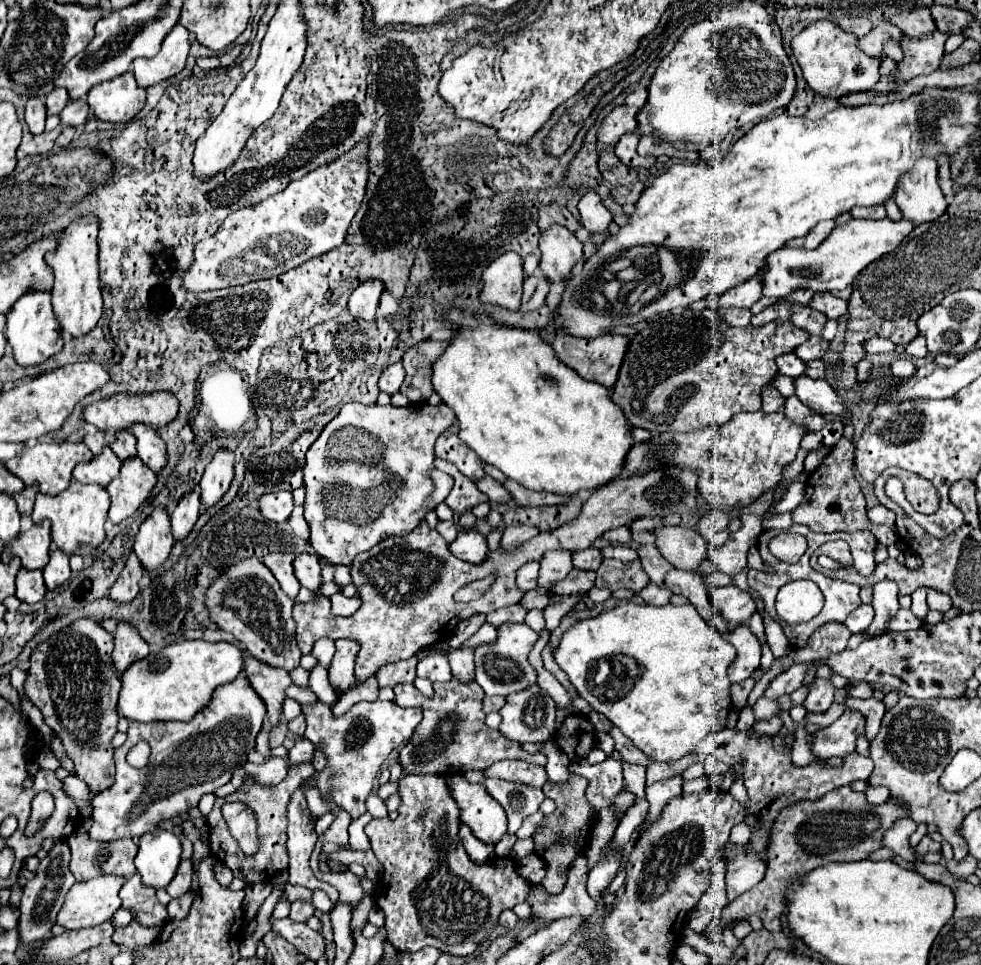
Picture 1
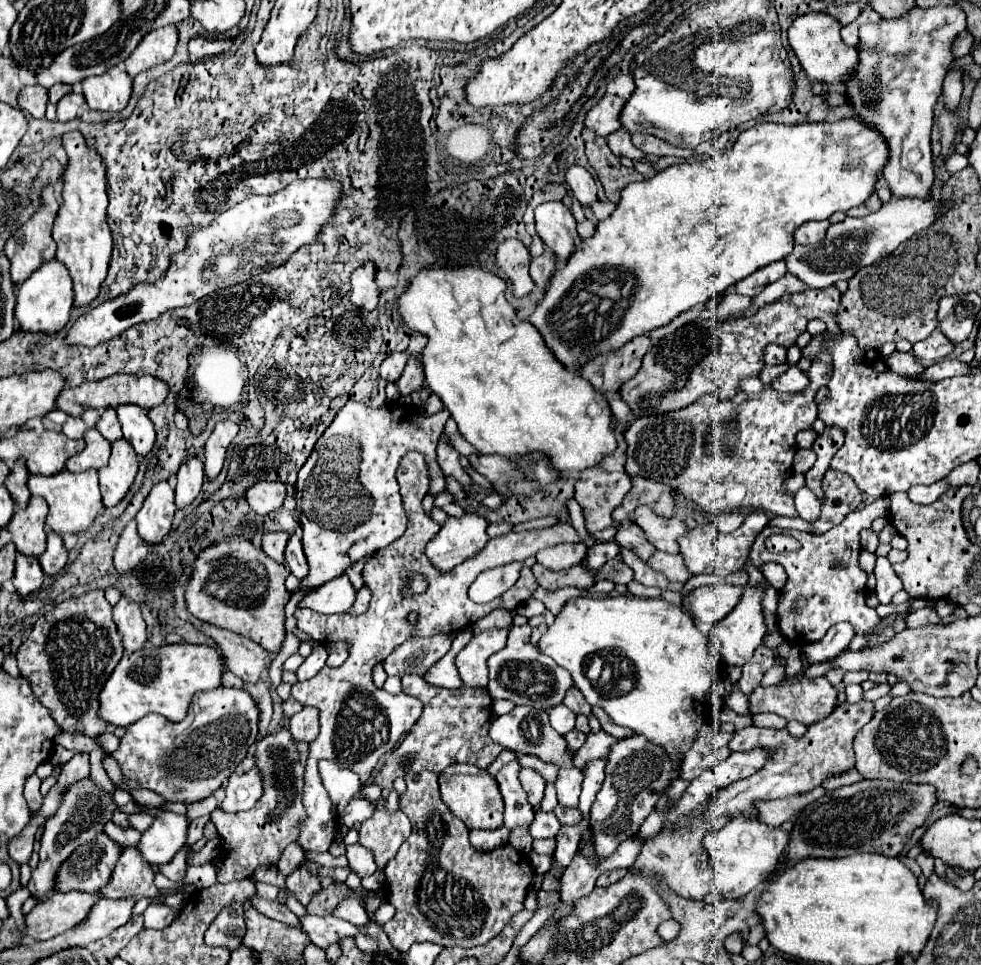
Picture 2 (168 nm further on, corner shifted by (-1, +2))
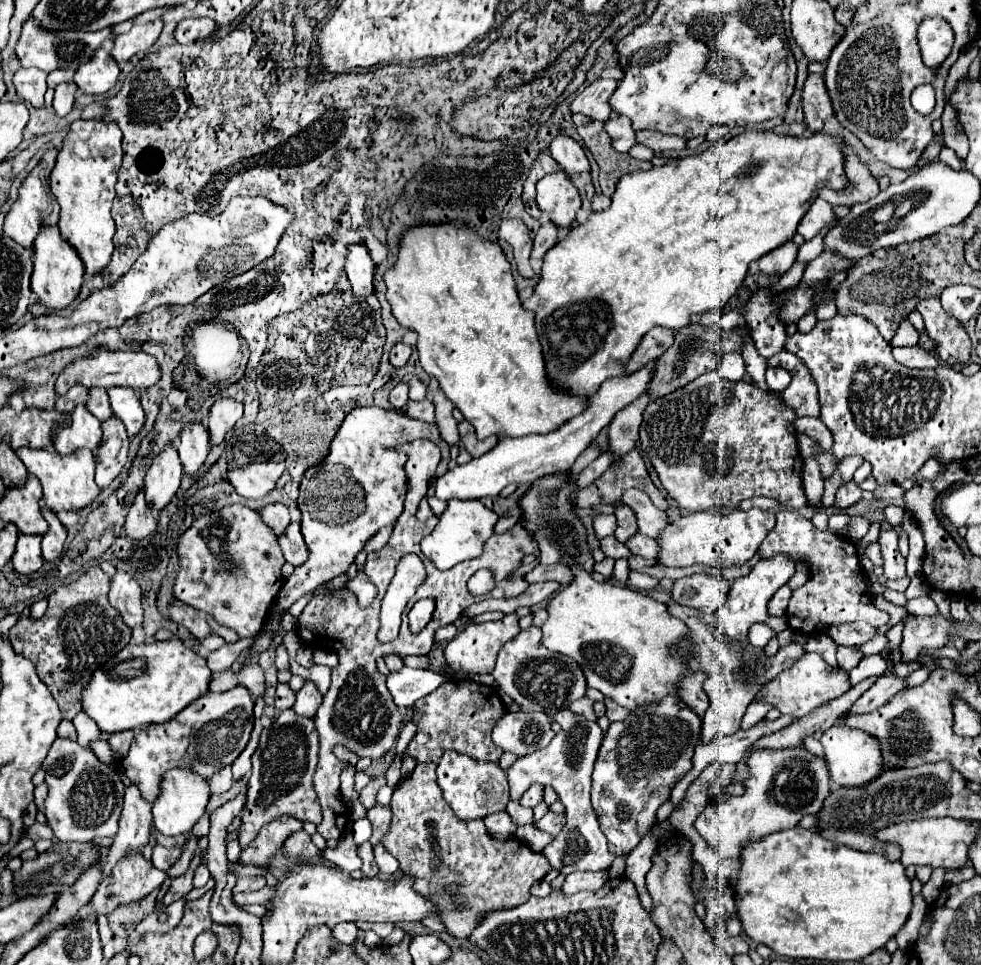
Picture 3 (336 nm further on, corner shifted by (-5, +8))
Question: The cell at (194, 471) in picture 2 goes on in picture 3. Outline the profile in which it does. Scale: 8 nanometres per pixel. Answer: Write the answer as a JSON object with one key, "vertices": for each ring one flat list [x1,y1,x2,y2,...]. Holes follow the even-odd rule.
{"vertices":[[189,423,179,435,177,453,181,457,183,473,195,475,209,453,209,433,201,423]]}

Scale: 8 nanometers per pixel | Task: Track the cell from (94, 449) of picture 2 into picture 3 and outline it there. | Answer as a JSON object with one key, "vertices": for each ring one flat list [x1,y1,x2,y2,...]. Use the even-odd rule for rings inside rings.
{"vertices":[[77,405,71,413,71,425,55,431,55,449,61,455,75,453,77,449,95,451,101,443,101,421,93,417,85,405]]}

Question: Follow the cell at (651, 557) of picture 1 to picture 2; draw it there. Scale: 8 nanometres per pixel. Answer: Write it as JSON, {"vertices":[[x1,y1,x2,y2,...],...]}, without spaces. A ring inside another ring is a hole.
{"vertices":[[621,523,617,527,617,535,615,535,615,541,625,547,625,549,631,549,633,553,637,553,643,561,649,559,649,555,653,555,655,547,645,539,641,527,637,527,635,523]]}

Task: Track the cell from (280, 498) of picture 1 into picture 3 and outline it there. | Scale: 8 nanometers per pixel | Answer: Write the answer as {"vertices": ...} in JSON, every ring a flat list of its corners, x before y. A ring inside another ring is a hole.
{"vertices":[[251,463,231,471,229,483,241,497,261,499,277,487,277,481,283,475,283,471,283,463]]}

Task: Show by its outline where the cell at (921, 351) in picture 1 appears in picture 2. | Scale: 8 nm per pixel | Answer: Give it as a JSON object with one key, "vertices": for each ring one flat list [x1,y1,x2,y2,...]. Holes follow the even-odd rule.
{"vertices":[[935,329,927,339,913,345,913,353,921,361,941,361,953,351,955,351,955,345,939,329]]}

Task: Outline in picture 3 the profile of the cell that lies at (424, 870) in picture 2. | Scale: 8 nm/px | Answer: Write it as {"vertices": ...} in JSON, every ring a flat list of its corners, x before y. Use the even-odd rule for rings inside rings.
{"vertices":[[417,763,415,771,393,791,391,797,391,811,393,811,393,823,389,835,383,839,383,847,399,861,399,869,403,875,413,877,413,889,421,893,421,897,437,897,441,901,441,921,447,929,447,933,463,941,473,933,473,925,481,921,481,913,493,913,493,909,507,909,515,905,523,905,529,899,529,887,543,879,545,873,551,869,547,859,527,847,519,839,511,841,499,841,489,837,483,819,475,821,461,821,449,809,449,803,443,799,441,787,437,785,433,763]]}

